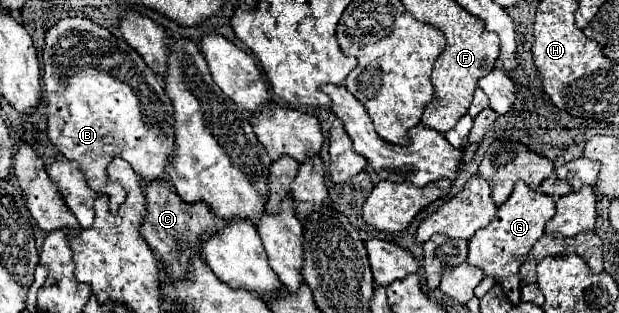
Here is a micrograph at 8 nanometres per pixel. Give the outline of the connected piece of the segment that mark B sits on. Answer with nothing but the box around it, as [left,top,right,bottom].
[43,18,173,212]

